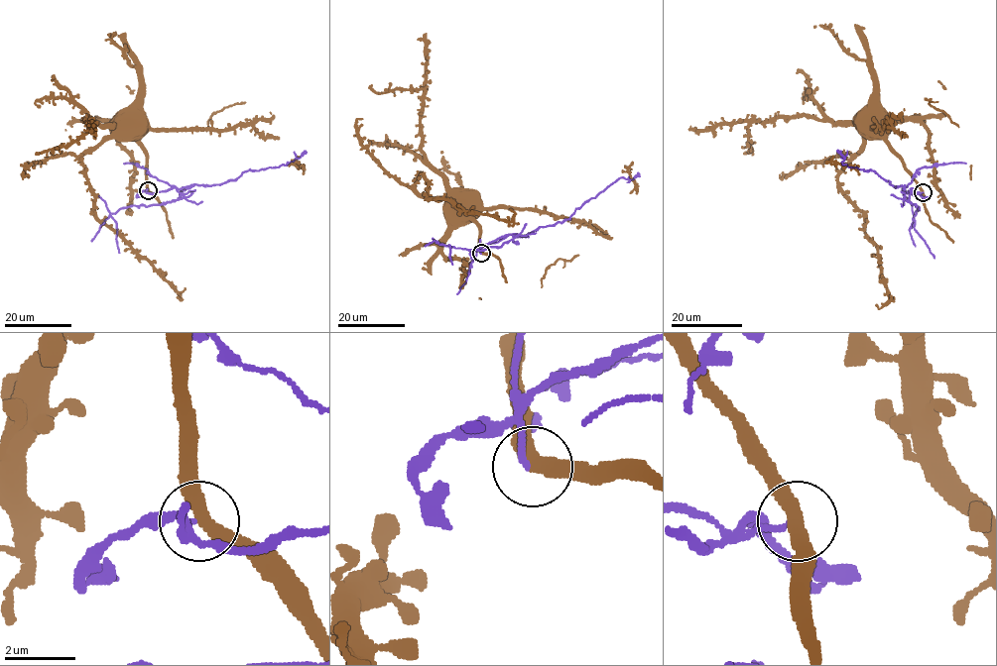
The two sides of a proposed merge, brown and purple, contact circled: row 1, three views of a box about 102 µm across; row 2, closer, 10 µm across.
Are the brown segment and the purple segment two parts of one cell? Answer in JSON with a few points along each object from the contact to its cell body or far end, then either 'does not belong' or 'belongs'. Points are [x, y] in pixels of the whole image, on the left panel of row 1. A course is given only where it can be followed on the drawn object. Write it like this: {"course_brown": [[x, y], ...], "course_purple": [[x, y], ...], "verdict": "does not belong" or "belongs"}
{"course_brown": [[148, 191], [147, 153], [135, 140], [127, 139], [127, 133], [132, 130]], "course_purple": [[148, 191], [155, 193], [195, 184], [220, 184], [235, 180], [248, 170], [286, 165], [306, 151]], "verdict": "does not belong"}

